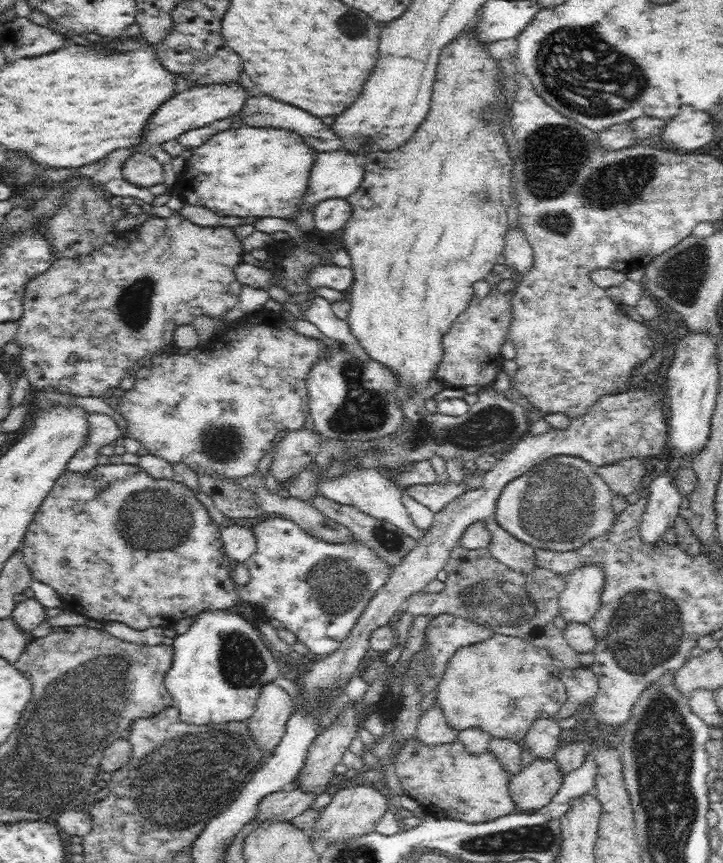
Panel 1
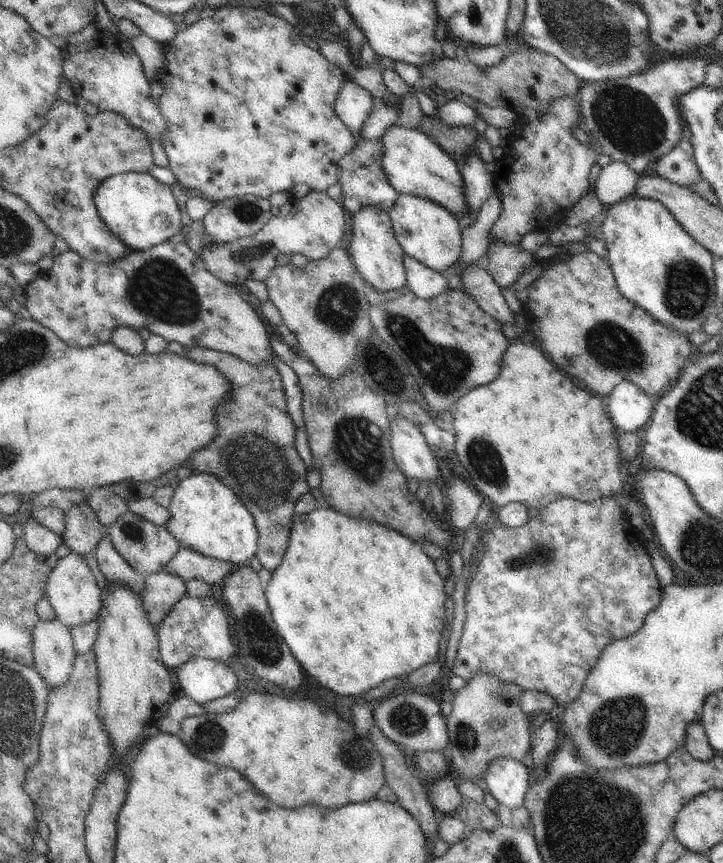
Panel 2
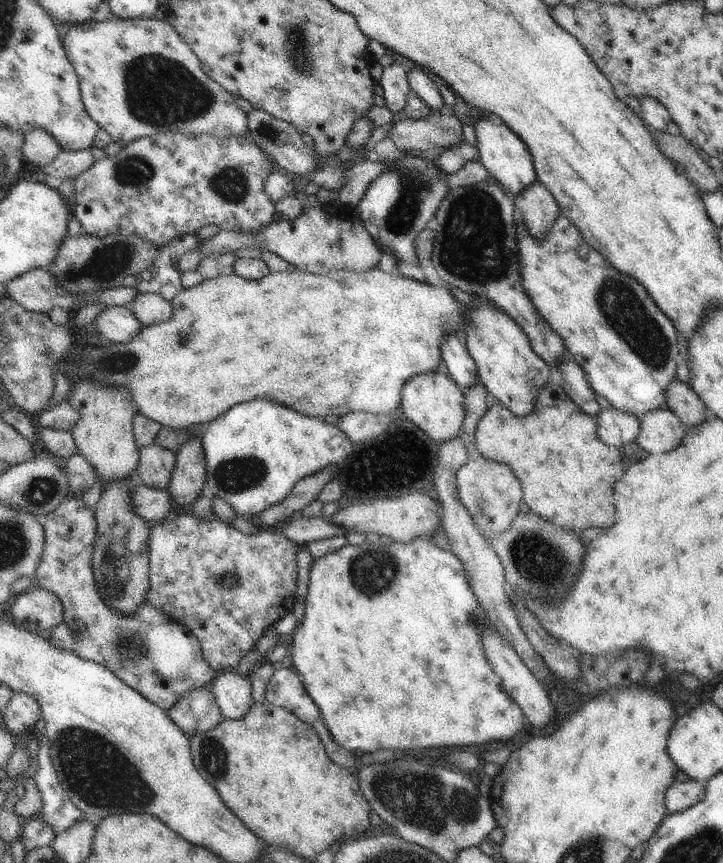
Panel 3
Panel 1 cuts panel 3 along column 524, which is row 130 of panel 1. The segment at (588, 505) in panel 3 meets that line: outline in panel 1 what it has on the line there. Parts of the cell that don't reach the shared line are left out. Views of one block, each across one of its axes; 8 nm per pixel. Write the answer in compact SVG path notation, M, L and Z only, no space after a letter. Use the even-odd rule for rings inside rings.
M474 31L463 32L450 44L447 44L439 56L432 88L431 106L426 119L406 144L391 151L377 150L366 154L366 164L363 166L364 179L360 182L360 186L346 198L346 201L352 205L352 214L343 226L344 238L339 240L339 244L349 254L351 269L354 273L352 286L347 292L351 304L346 323L352 331L352 335L358 339L358 344L366 350L368 357L386 365L393 374L397 375L401 394L410 391L417 393L427 387L428 382L434 378L433 372L444 356L443 336L448 332L456 317L459 317L468 308L468 304L475 294L473 292L474 282L486 278L496 264L496 257L503 254L505 237L509 230L506 212L510 206L510 192L513 186L512 176L510 176L512 160L508 156L508 144L504 140L502 128L487 124L484 122L485 116L483 116L485 109L490 109L494 104L498 105L501 102L500 81L496 79L500 74L498 68L499 60L494 59L486 52L484 43L476 41Z

